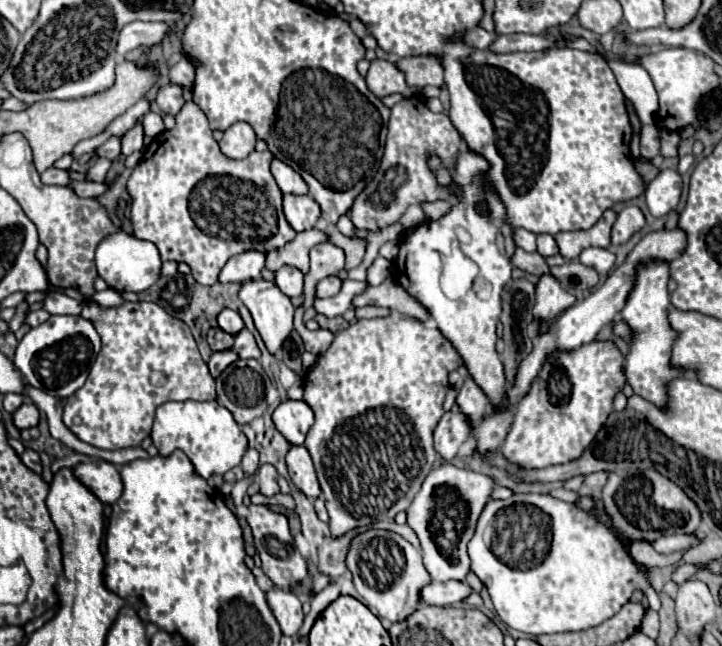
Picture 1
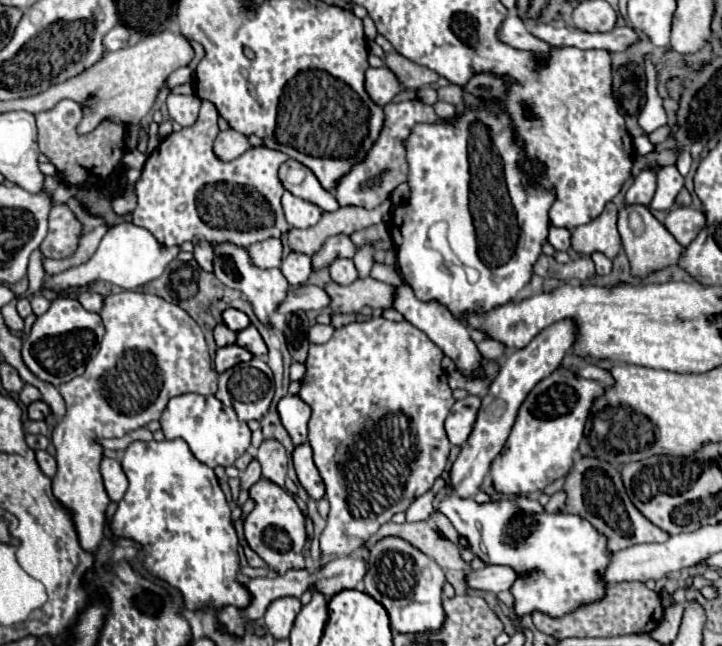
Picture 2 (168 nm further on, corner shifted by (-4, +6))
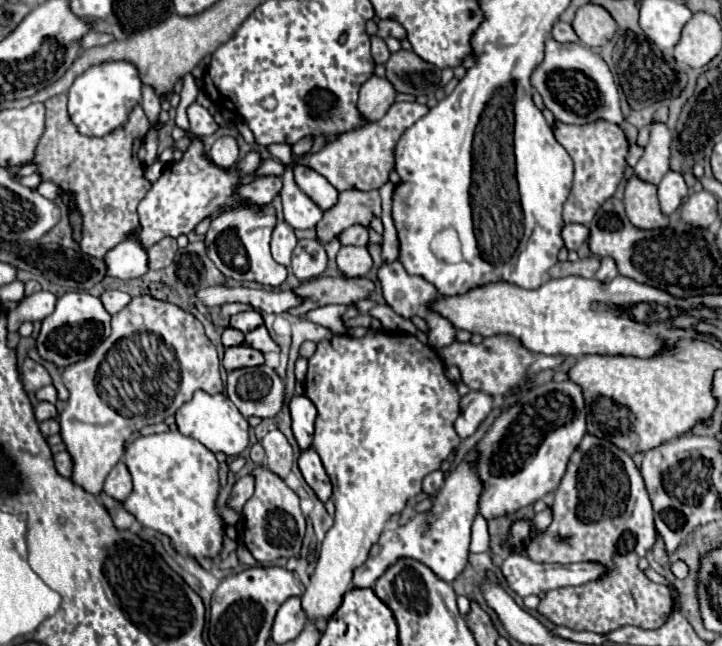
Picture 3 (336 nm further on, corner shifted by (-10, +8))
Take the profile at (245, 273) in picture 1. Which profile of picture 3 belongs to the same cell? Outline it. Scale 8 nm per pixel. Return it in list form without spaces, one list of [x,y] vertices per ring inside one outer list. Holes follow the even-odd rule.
[[[278,221],[274,233],[272,233],[272,257],[276,263],[290,267],[290,255],[296,247],[296,235],[294,229],[286,221]]]

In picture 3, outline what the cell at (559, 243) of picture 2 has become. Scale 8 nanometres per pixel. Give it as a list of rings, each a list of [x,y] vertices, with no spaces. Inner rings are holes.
[[[566,225],[562,231],[562,237],[568,251],[576,251],[584,241],[588,241],[590,229],[586,225]]]

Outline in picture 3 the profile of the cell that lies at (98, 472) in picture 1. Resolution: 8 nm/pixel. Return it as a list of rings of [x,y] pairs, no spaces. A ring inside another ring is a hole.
[[[116,463],[114,469],[108,473],[106,481],[104,481],[104,493],[110,495],[112,499],[116,499],[118,503],[124,503],[124,499],[128,499],[132,491],[132,479],[128,475],[128,469],[124,467],[124,463]]]

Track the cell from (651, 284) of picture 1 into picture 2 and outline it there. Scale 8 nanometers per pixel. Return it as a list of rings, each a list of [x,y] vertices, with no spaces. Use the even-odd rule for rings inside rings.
[[[642,205],[622,207],[620,215],[618,215],[618,231],[620,231],[628,261],[630,261],[630,273],[636,279],[644,279],[650,273],[656,273],[656,271],[662,271],[662,269],[674,265],[682,253],[682,247],[666,231],[666,227],[652,217],[648,207],[642,207]]]

